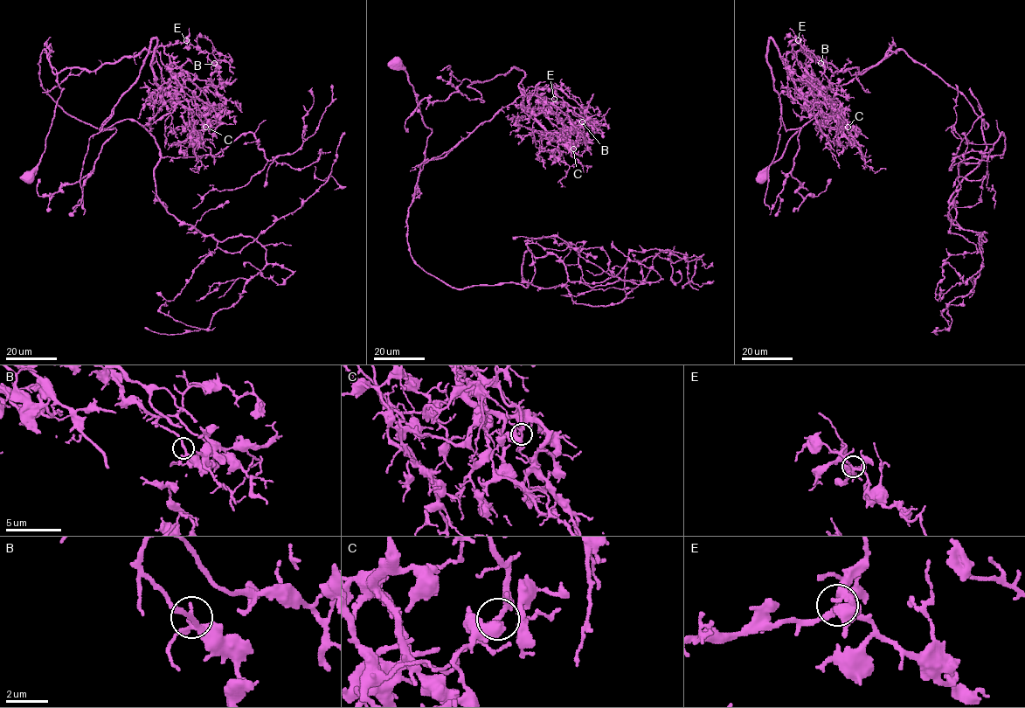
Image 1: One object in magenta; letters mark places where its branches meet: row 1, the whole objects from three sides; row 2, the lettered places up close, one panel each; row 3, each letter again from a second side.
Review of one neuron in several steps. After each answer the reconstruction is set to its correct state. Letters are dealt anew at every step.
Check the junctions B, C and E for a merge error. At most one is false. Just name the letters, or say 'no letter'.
C

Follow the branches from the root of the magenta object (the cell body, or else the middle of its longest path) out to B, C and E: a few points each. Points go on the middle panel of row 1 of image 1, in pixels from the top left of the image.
B: (397, 61), (432, 129), (425, 159), (444, 157), (523, 94), (562, 102), (582, 121)
C: (397, 61), (413, 86), (424, 123), (432, 129), (425, 159), (444, 157), (481, 123), (532, 93), (573, 149)
E: (397, 61), (413, 86), (424, 123), (432, 129), (425, 159), (444, 157), (523, 94), (554, 99)

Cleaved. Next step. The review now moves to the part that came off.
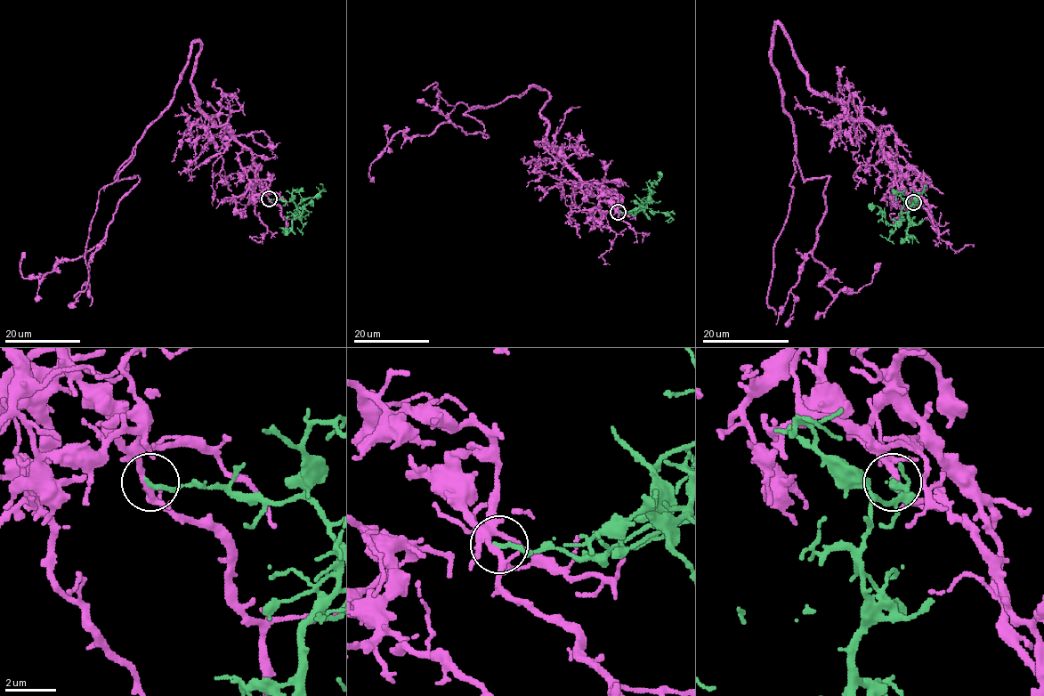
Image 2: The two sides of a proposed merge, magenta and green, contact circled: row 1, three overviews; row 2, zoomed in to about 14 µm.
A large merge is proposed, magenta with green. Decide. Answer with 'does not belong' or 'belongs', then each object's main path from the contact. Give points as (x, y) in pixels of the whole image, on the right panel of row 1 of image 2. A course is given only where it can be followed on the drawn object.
does not belong; course magenta (913, 202), (882, 135), (812, 90), (776, 24), (796, 161), (830, 176), (822, 284), (857, 292), (881, 263); course green (913, 202), (915, 205), (911, 205), (894, 225), (885, 220), (884, 213), (877, 206), (868, 206)

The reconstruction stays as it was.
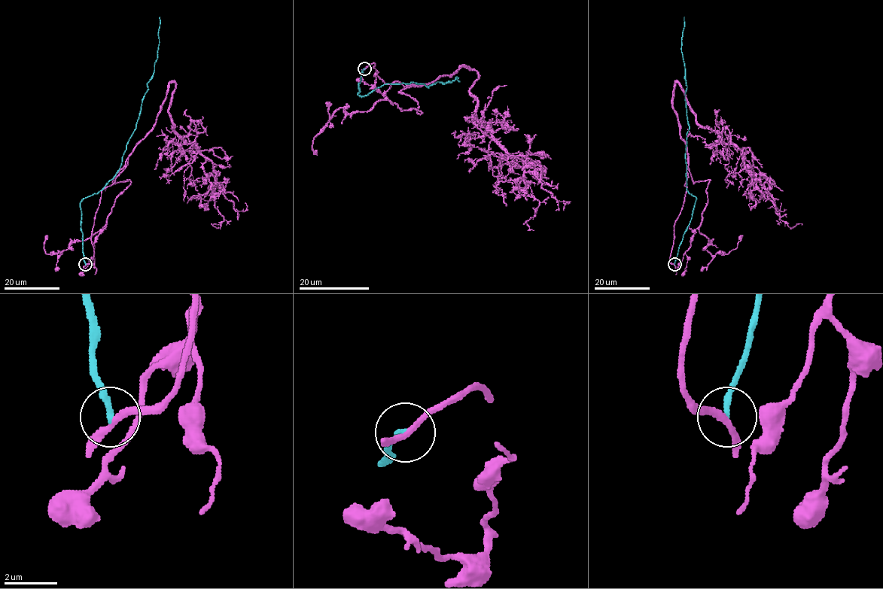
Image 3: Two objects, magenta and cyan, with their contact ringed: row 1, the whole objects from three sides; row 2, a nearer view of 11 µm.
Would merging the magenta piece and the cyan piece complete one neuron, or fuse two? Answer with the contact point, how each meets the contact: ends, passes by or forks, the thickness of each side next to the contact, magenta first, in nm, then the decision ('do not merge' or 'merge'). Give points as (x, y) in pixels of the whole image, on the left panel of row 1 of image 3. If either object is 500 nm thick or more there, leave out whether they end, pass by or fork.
(85, 264) | magenta passes by | cyan ends | 200/220 nm | do not merge

